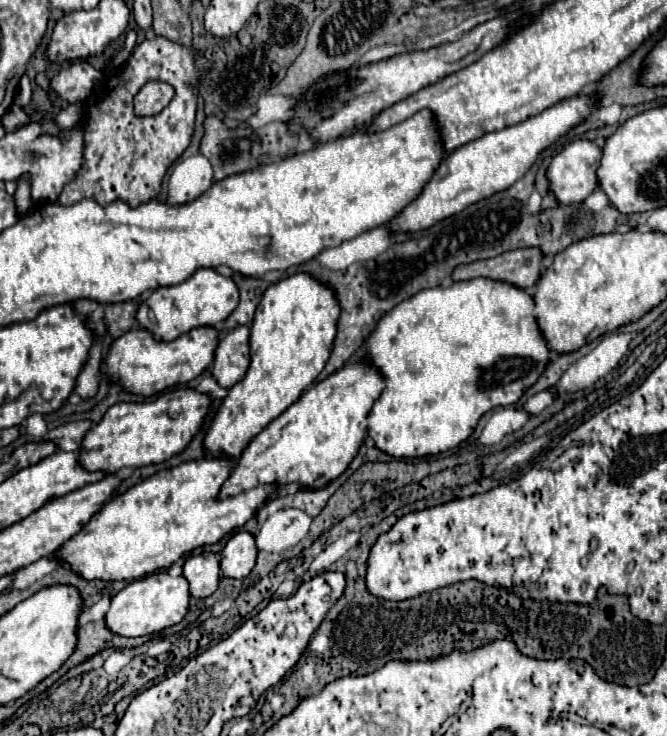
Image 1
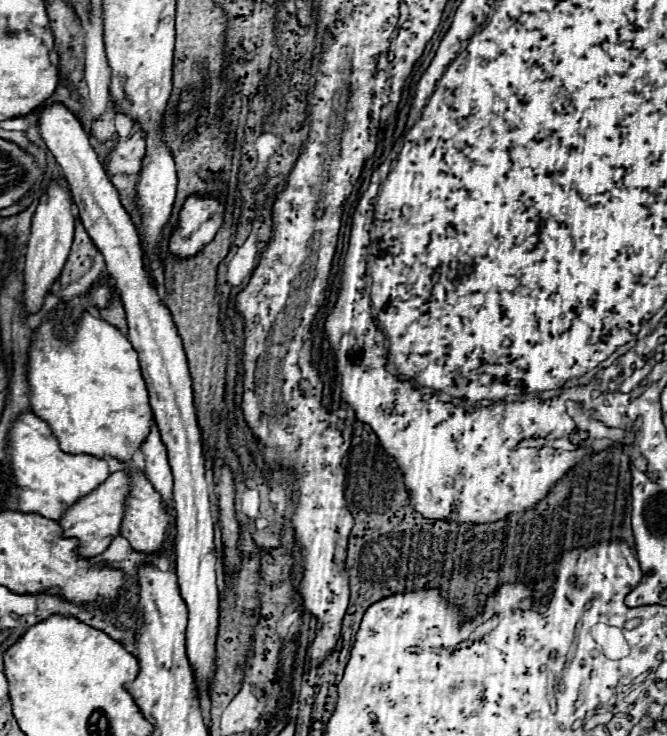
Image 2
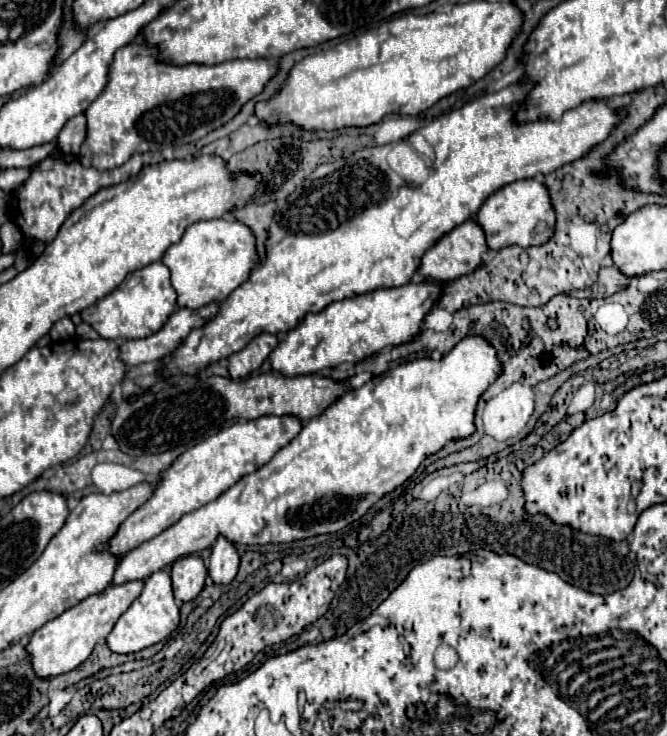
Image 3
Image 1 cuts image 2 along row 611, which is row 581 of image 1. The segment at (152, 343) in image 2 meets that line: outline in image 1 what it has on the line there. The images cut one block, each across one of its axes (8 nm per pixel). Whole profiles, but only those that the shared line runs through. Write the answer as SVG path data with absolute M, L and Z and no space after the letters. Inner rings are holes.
M202 552L190 556L184 562L184 578L190 584L190 594L194 598L208 598L216 592L220 580L220 562L212 552Z

